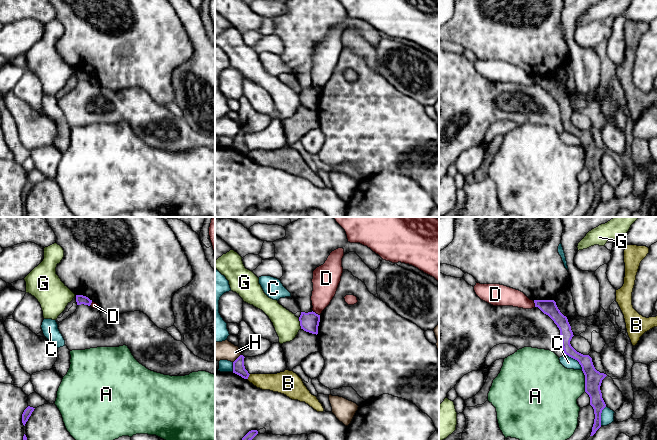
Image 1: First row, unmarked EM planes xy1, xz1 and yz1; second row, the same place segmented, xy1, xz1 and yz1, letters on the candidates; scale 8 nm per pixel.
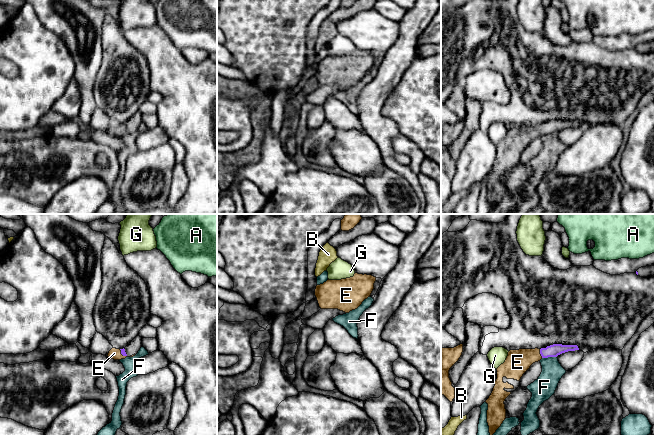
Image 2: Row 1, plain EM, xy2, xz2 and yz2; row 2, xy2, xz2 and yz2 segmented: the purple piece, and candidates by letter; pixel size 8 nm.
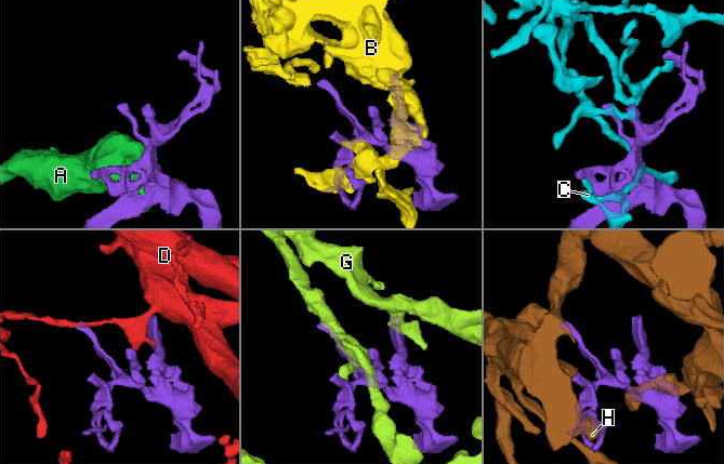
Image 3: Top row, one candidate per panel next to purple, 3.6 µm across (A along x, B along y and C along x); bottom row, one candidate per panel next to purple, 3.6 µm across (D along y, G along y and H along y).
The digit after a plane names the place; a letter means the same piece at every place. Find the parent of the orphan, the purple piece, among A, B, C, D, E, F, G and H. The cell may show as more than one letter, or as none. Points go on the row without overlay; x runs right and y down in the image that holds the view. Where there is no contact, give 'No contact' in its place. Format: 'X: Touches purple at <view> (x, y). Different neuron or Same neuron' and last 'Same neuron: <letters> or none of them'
A: Touches purple at yz1 (585, 157). Different neuron
B: Touches purple at xz1 (248, 152). Different neuron
C: Touches purple at yz1 (575, 135). Different neuron
D: Touches purple at xz1 (315, 89). Different neuron
E: Touches purple at yz2 (540, 129). Same neuron
F: Touches purple at yz2 (549, 132). Different neuron
G: Touches purple at xz1 (300, 99). Different neuron
H: Touches purple at xz1 (237, 134). Different neuron
Same neuron: E

